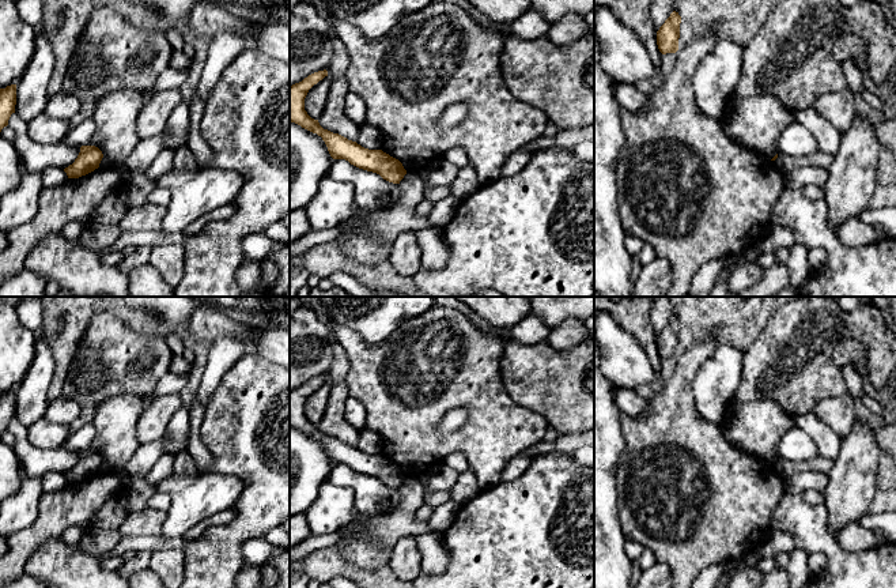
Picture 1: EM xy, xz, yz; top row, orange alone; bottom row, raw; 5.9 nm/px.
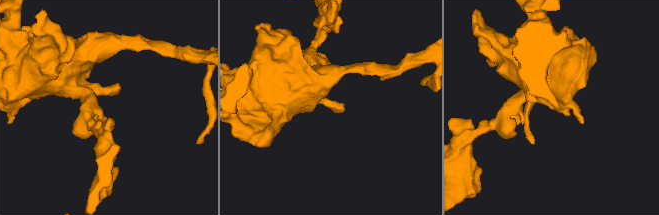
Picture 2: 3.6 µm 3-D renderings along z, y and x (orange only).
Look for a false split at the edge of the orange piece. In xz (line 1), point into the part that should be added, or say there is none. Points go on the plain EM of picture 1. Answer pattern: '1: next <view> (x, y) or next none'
1: next none

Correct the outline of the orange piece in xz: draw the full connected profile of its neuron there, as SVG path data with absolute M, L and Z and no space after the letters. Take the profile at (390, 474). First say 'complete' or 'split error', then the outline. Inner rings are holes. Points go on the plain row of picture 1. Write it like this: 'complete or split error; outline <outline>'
complete; outline M318 376L302 387L290 391L290 426L317 438L325 446L333 464L345 464L351 470L379 479L383 485L400 489L407 479L402 468L382 455L368 455L347 442L324 434L318 425L311 423L305 415L305 403L309 395L328 381L328 376Z

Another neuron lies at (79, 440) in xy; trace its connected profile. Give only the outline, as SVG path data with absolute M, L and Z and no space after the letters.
M91 423L80 427L77 431L71 433L71 436L64 442L64 448L69 451L83 451L91 445L95 440L95 429Z

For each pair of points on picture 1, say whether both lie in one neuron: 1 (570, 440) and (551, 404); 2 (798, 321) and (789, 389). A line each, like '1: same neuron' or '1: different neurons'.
1: different neurons
2: same neuron

